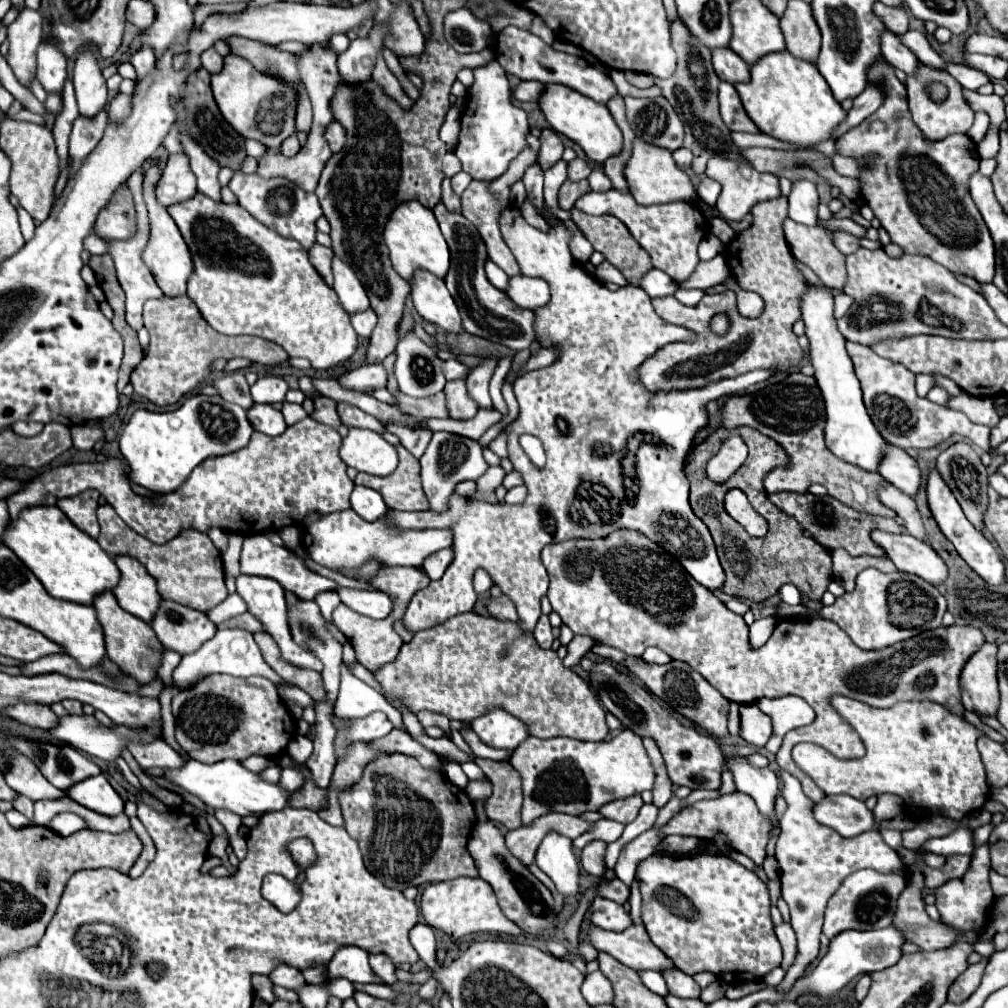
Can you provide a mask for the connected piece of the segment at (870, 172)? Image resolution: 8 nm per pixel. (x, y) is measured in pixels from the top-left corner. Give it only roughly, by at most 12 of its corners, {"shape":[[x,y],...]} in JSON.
{"shape":[[894,68],[882,106],[836,140],[906,254],[992,282],[966,134],[924,138]]}

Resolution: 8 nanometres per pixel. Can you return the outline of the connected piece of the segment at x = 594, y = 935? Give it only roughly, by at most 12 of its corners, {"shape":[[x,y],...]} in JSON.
{"shape":[[642,924],[624,932],[590,926],[578,932],[598,952],[634,970],[672,966]]}

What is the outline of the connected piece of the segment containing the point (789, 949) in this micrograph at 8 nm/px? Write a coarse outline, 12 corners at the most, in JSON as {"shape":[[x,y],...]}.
{"shape":[[790,924],[774,926],[782,946],[782,968],[788,970],[796,958],[796,936]]}

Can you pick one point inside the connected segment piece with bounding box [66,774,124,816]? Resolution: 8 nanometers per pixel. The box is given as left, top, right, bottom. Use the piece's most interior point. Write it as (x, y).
(96, 793)

